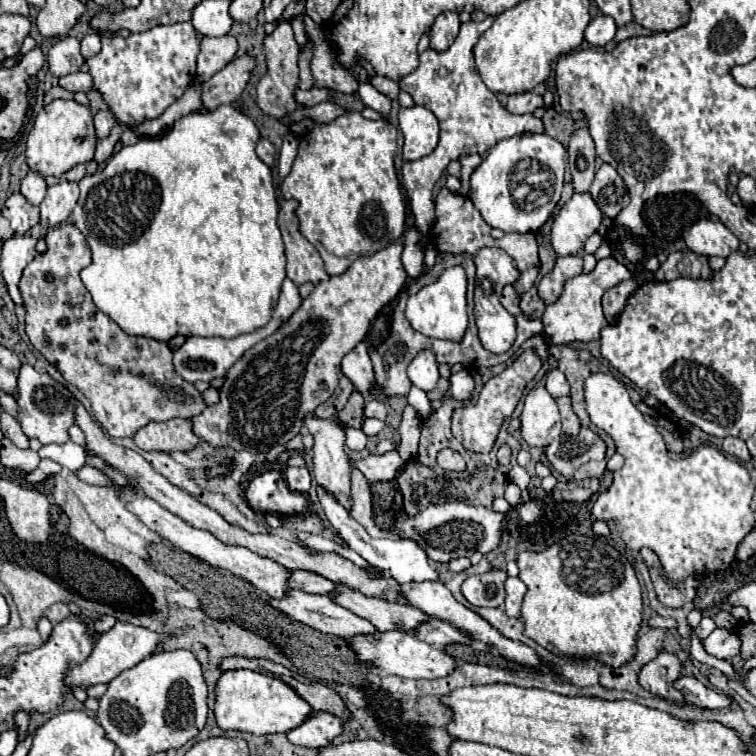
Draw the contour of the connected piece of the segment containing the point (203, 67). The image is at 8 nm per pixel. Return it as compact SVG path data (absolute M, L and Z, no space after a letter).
M231 35L223 37L205 37L201 41L201 53L197 57L197 81L211 79L221 71L231 57L237 53L237 39Z

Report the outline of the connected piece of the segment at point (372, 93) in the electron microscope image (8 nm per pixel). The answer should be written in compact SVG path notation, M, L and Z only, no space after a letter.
M361 81L361 83L359 83L359 89L357 89L357 93L359 93L361 101L363 101L367 107L371 107L371 109L375 109L375 111L383 113L385 117L389 117L391 99L389 99L387 95L379 93L379 91L377 91L377 89L375 89L371 83L365 83L365 81Z

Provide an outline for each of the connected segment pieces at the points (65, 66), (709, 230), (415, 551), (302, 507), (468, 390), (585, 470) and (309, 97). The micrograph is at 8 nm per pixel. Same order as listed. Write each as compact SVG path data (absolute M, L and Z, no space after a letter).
M67 37L55 43L47 53L47 63L49 63L49 71L55 77L65 77L69 73L79 71L79 67L85 63L79 51L79 41L75 37Z
M697 221L685 235L687 247L697 255L729 257L739 249L739 239L721 221Z
M317 487L317 493L319 493L319 501L321 501L321 507L325 511L325 517L329 519L329 523L335 527L335 531L347 541L347 545L357 551L369 565L389 573L395 581L399 583L411 583L411 581L437 581L437 573L429 567L429 559L427 559L427 553L423 551L423 547L413 541L413 539L373 539L335 499L333 495L321 491L321 487Z
M265 471L255 477L247 491L247 503L261 513L275 513L275 515L303 515L309 509L309 501L303 493L291 491L279 471Z
M461 371L461 373L455 373L451 375L451 397L455 401L469 401L473 397L473 389L475 389L475 383L473 383L473 377L467 373L467 371Z
M604 459L597 463L587 463L580 467L574 474L575 480L583 480L587 477L599 478L606 470L607 460Z
M313 87L313 89L309 89L309 91L301 91L301 89L295 89L295 101L299 103L299 105L303 105L303 107L313 107L313 105L317 105L317 103L321 103L321 101L327 101L329 99L329 89L319 89L319 87Z

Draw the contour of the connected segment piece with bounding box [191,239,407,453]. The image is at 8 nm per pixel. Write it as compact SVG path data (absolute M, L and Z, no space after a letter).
M397 239L387 249L371 257L359 257L343 275L319 283L277 333L255 343L227 371L225 383L219 387L219 403L205 407L199 415L191 417L193 433L211 447L233 447L235 451L247 449L251 453L267 453L273 447L283 447L291 441L301 431L303 417L313 413L333 395L341 375L341 357L365 337L371 319L383 305L393 301L403 287L407 275L401 265L401 251L403 241Z

